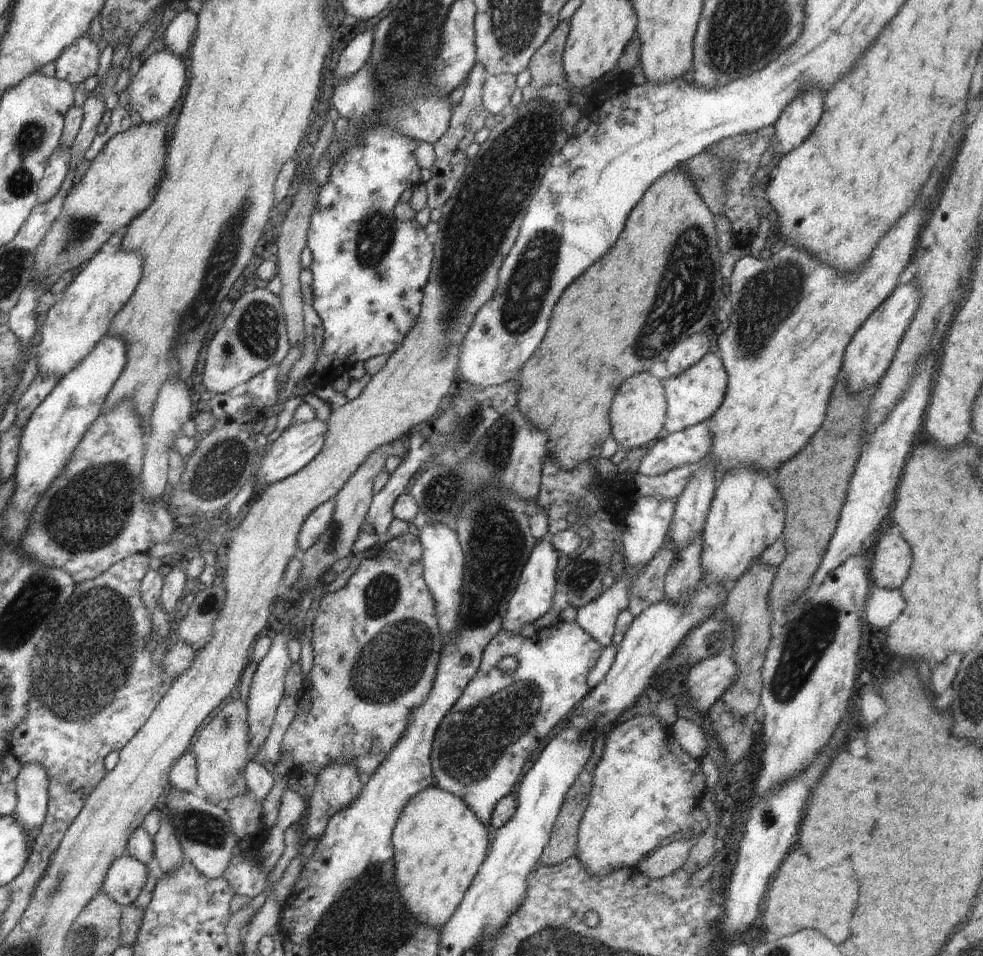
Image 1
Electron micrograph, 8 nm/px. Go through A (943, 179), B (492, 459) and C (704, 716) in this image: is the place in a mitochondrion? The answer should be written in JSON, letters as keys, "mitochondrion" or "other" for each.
{"A":"other","B":"mitochondrion","C":"other"}

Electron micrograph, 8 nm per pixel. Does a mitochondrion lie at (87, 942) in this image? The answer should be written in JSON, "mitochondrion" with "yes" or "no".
{"mitochondrion":"yes"}

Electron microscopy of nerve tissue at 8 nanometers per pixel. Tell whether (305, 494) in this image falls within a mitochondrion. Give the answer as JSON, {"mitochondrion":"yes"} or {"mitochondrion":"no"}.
{"mitochondrion":"no"}

